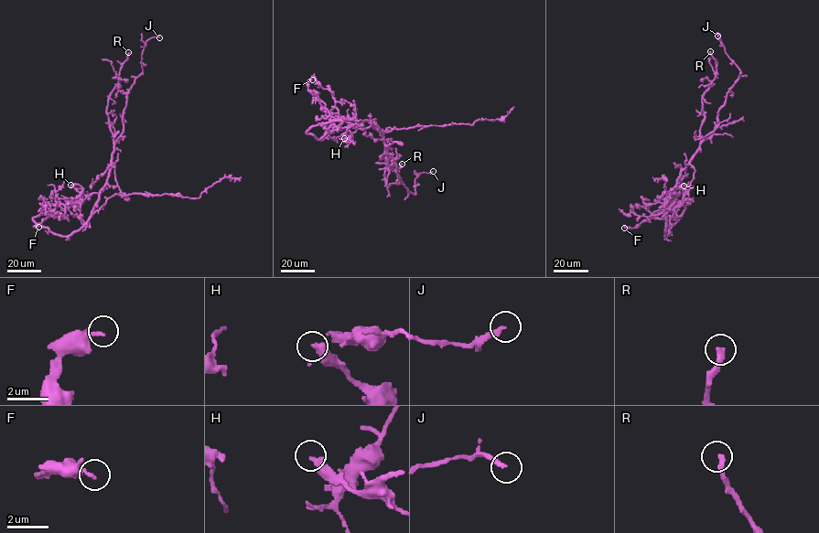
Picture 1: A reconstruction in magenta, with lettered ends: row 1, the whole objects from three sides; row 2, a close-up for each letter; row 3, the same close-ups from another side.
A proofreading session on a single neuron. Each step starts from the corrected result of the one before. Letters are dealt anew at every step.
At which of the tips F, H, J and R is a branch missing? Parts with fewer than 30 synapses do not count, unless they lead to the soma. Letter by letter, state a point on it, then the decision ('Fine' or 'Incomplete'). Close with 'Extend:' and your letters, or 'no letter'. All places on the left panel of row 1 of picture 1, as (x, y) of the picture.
F: Place: (38, 227). Fine
H: Place: (70, 185). Fine
J: Place: (159, 37). Fine
R: Place: (128, 52). Incomplete
Extend: R

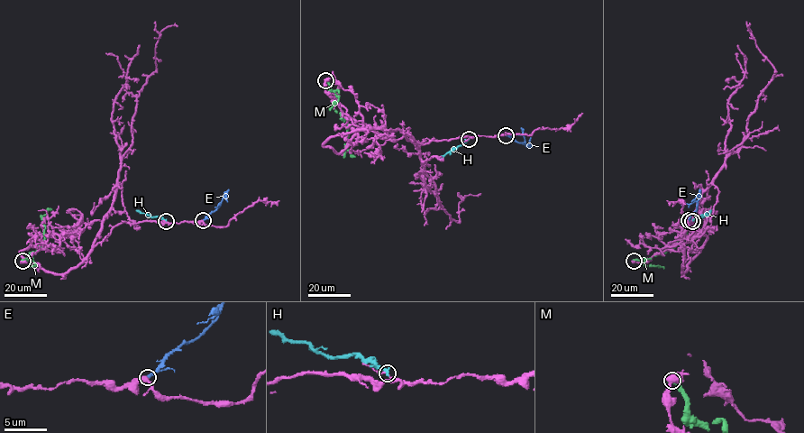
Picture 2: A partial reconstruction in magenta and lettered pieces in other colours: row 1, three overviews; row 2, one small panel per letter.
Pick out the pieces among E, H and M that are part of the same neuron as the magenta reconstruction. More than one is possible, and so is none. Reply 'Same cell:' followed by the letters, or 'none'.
Same cell: E

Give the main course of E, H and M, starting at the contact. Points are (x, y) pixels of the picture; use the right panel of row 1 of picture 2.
E: (689, 220), (696, 210), (700, 194), (691, 201)
H: (692, 220), (711, 210)
M: (634, 261), (651, 258), (671, 250), (673, 242), (686, 233), (687, 228), (710, 209)

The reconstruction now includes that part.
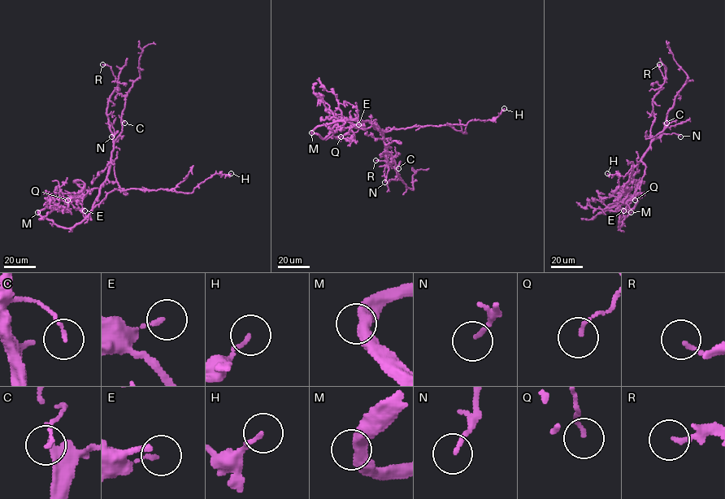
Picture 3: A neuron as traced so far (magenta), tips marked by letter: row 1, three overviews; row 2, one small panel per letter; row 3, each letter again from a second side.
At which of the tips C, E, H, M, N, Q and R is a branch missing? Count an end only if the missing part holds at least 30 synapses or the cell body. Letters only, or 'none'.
none

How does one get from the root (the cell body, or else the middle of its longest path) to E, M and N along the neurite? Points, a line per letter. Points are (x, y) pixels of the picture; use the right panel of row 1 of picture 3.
E: (627, 186), (619, 201), (621, 218), (623, 210)
M: (627, 186), (619, 201), (619, 227), (631, 212)
N: (627, 186), (632, 169), (648, 149), (653, 138), (673, 132), (680, 136)

